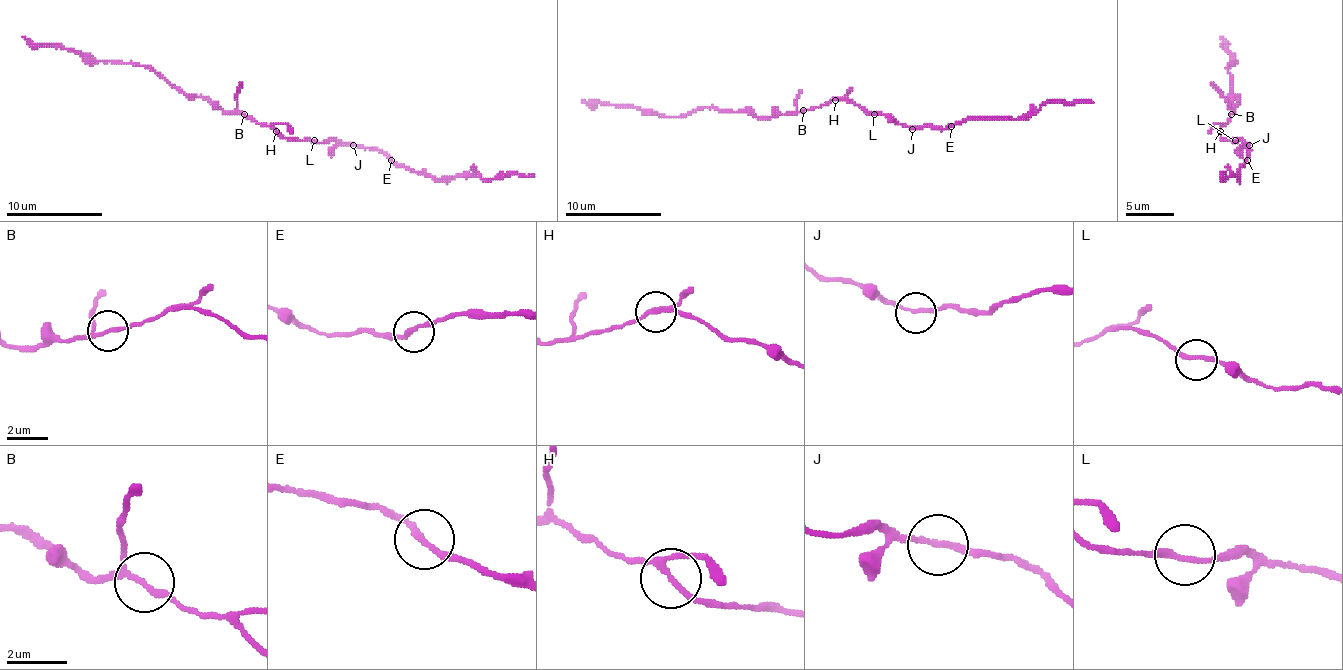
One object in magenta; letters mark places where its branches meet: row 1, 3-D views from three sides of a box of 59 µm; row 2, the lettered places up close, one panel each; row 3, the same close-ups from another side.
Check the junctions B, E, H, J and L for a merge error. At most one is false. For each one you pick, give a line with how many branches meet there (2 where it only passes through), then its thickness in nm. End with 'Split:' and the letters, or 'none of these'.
Split: none of these

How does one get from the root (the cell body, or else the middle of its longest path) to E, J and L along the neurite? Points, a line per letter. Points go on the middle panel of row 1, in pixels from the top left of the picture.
E: (835, 100), (852, 100), (869, 112), (891, 117), (907, 126), (951, 126)
J: (835, 100), (852, 100), (869, 112), (891, 117), (912, 129)
L: (835, 100), (852, 100), (874, 114)

